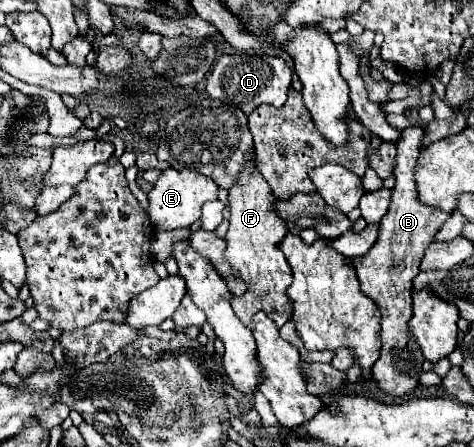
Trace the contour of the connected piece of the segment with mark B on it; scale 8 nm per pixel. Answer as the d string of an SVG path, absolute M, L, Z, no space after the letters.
M406 128L398 140L398 156L396 156L396 186L392 190L392 202L388 214L380 222L380 234L376 244L368 254L354 258L354 268L360 280L360 288L366 296L370 296L380 310L380 358L372 366L372 378L384 394L402 398L412 394L420 382L424 356L418 350L418 344L410 336L410 318L412 318L412 280L418 274L418 266L426 246L430 246L436 232L450 218L450 214L442 210L434 210L432 206L424 206L418 202L418 192L414 186L414 166L420 156L424 130L422 128Z

